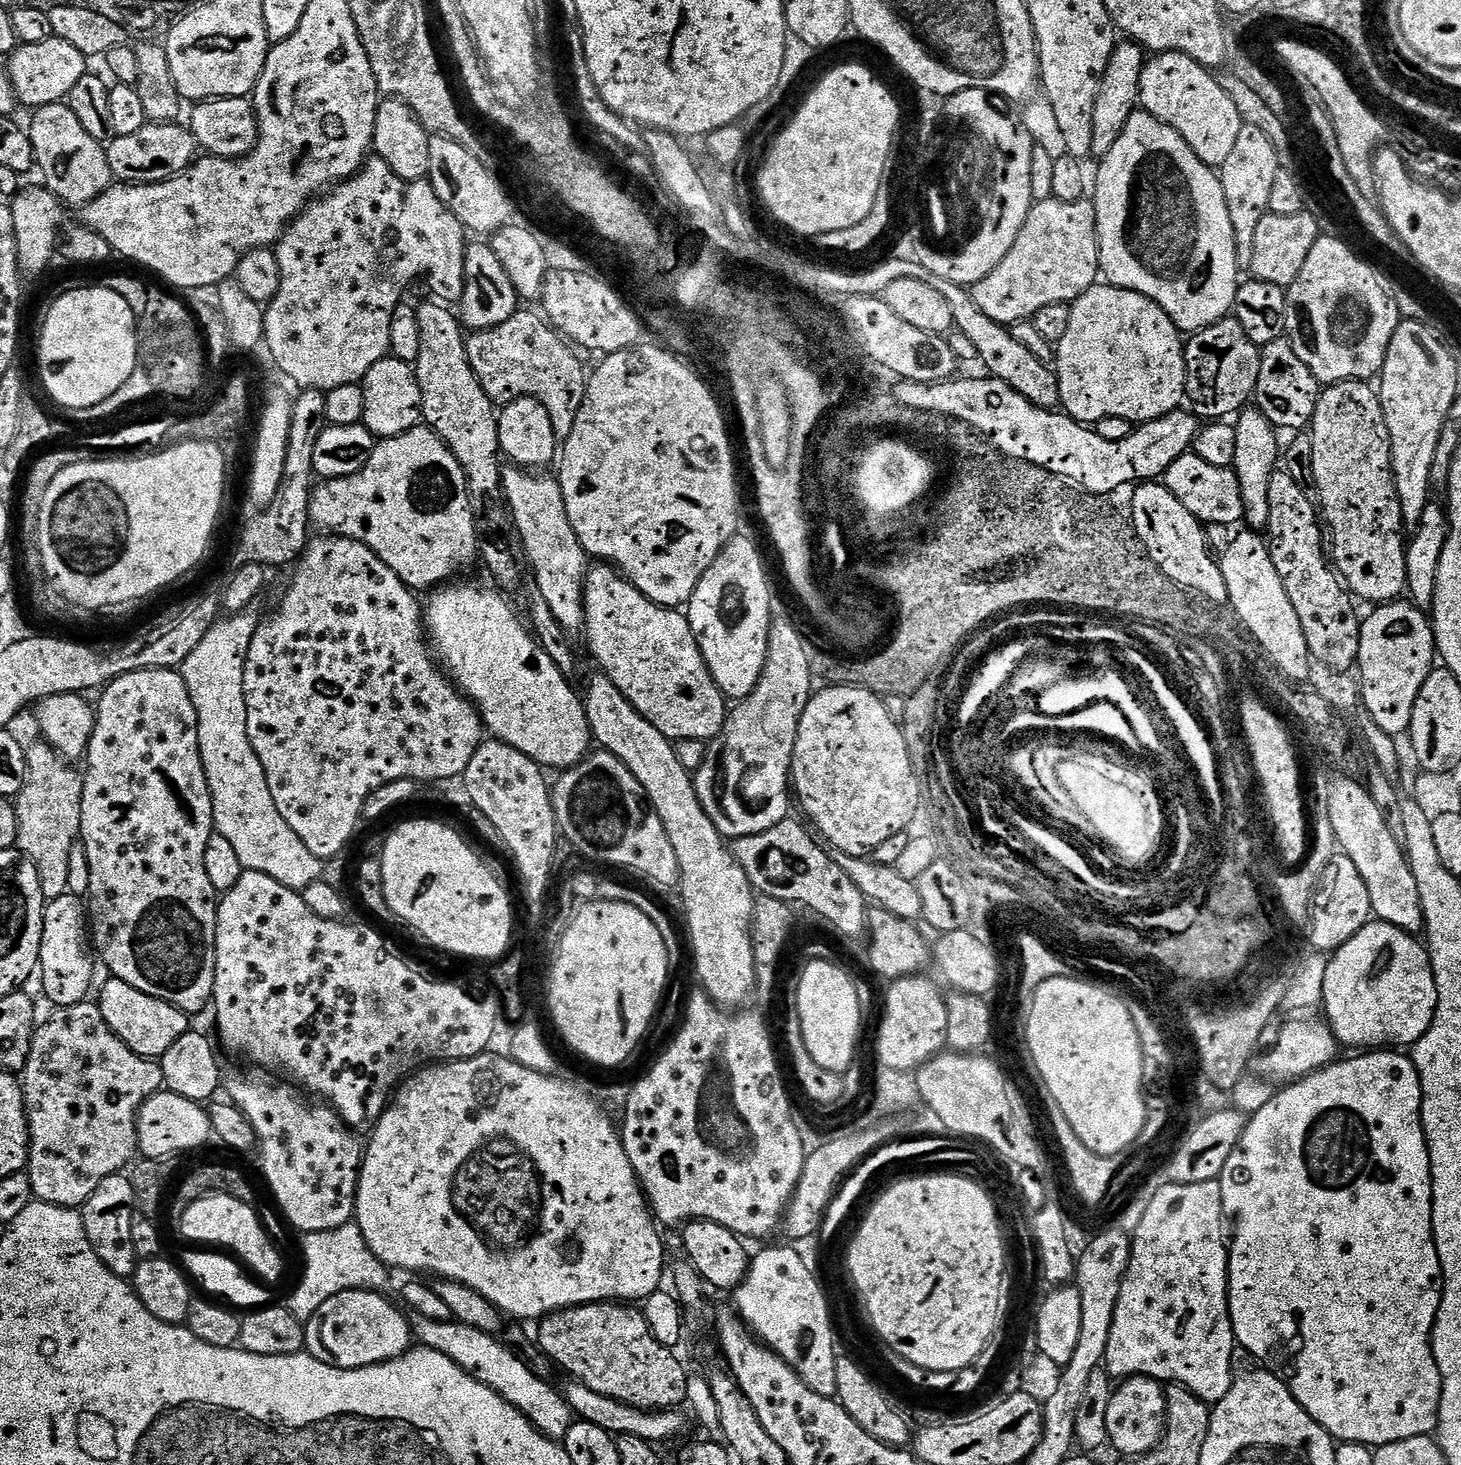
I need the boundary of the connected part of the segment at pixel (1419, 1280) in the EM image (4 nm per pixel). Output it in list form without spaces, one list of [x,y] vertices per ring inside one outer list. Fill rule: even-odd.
[[[1368,1050],[1363,1054],[1352,1054],[1349,1060],[1337,1059],[1335,1062],[1326,1065],[1325,1068],[1320,1068],[1317,1072],[1305,1076],[1303,1080],[1281,1087],[1275,1093],[1272,1101],[1266,1102],[1266,1106],[1251,1115],[1241,1140],[1233,1153],[1230,1154],[1229,1161],[1226,1162],[1225,1168],[1221,1170],[1218,1177],[1225,1213],[1232,1215],[1233,1212],[1236,1215],[1236,1237],[1231,1237],[1228,1250],[1228,1313],[1232,1319],[1232,1329],[1236,1335],[1236,1343],[1243,1351],[1245,1348],[1250,1355],[1265,1360],[1268,1363],[1265,1365],[1275,1369],[1292,1391],[1292,1397],[1304,1407],[1306,1414],[1310,1414],[1310,1418],[1318,1421],[1332,1435],[1333,1440],[1337,1442],[1367,1444],[1373,1449],[1377,1449],[1390,1442],[1402,1442],[1406,1438],[1418,1438],[1419,1436],[1435,1433],[1440,1422],[1440,1399],[1444,1389],[1444,1379],[1440,1377],[1440,1367],[1436,1361],[1436,1356],[1432,1353],[1432,1327],[1436,1325],[1436,1315],[1444,1297],[1444,1271],[1438,1258],[1436,1233],[1434,1231],[1434,1165],[1430,1162],[1428,1143],[1424,1137],[1424,1123],[1420,1117],[1423,1097],[1420,1074],[1416,1069],[1416,1064],[1412,1061],[1411,1055],[1405,1054],[1403,1051]]]

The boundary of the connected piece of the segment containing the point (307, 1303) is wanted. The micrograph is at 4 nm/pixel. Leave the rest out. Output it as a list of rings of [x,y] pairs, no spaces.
[[[349,1222],[325,1232],[309,1232],[303,1240],[304,1277],[301,1278],[296,1293],[286,1301],[288,1311],[293,1312],[302,1322],[311,1321],[323,1304],[346,1290],[367,1288],[369,1292],[381,1294],[389,1291],[387,1288],[392,1284],[393,1273],[387,1264],[374,1255],[355,1223]]]

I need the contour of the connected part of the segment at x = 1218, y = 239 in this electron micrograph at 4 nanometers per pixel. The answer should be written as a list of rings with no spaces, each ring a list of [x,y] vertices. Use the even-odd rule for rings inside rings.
[[[1143,110],[1133,112],[1118,142],[1110,146],[1105,156],[1099,157],[1098,164],[1100,169],[1097,170],[1096,176],[1094,172],[1094,203],[1096,205],[1096,236],[1100,239],[1100,270],[1103,279],[1115,288],[1125,288],[1153,300],[1184,334],[1195,334],[1200,329],[1209,328],[1211,324],[1225,319],[1233,311],[1236,303],[1236,292],[1242,283],[1242,275],[1240,276],[1242,264],[1236,254],[1234,222],[1230,222],[1230,210],[1226,206],[1226,194],[1222,190],[1219,175],[1209,165],[1201,162],[1198,154],[1194,154],[1194,150],[1182,138],[1182,134],[1178,134],[1178,130],[1163,124],[1161,120]]]

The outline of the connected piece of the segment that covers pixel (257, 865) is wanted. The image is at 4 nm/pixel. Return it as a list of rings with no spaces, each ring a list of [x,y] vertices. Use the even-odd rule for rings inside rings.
[[[245,610],[225,615],[225,620],[217,619],[206,638],[202,638],[200,645],[194,649],[194,654],[186,658],[178,671],[190,690],[198,714],[200,753],[212,791],[212,823],[215,831],[226,838],[230,846],[234,846],[240,865],[245,870],[261,872],[282,882],[282,886],[303,890],[315,880],[321,879],[321,860],[310,854],[302,838],[298,838],[298,834],[290,830],[282,814],[278,814],[278,806],[274,806],[264,767],[248,735],[220,736],[223,732],[243,733],[246,728],[244,667],[250,642],[257,626],[262,623],[261,617],[256,617],[254,613],[255,611]],[[204,688],[220,688],[220,692],[210,693],[208,701],[204,701]],[[211,732],[216,736],[208,736]]]

